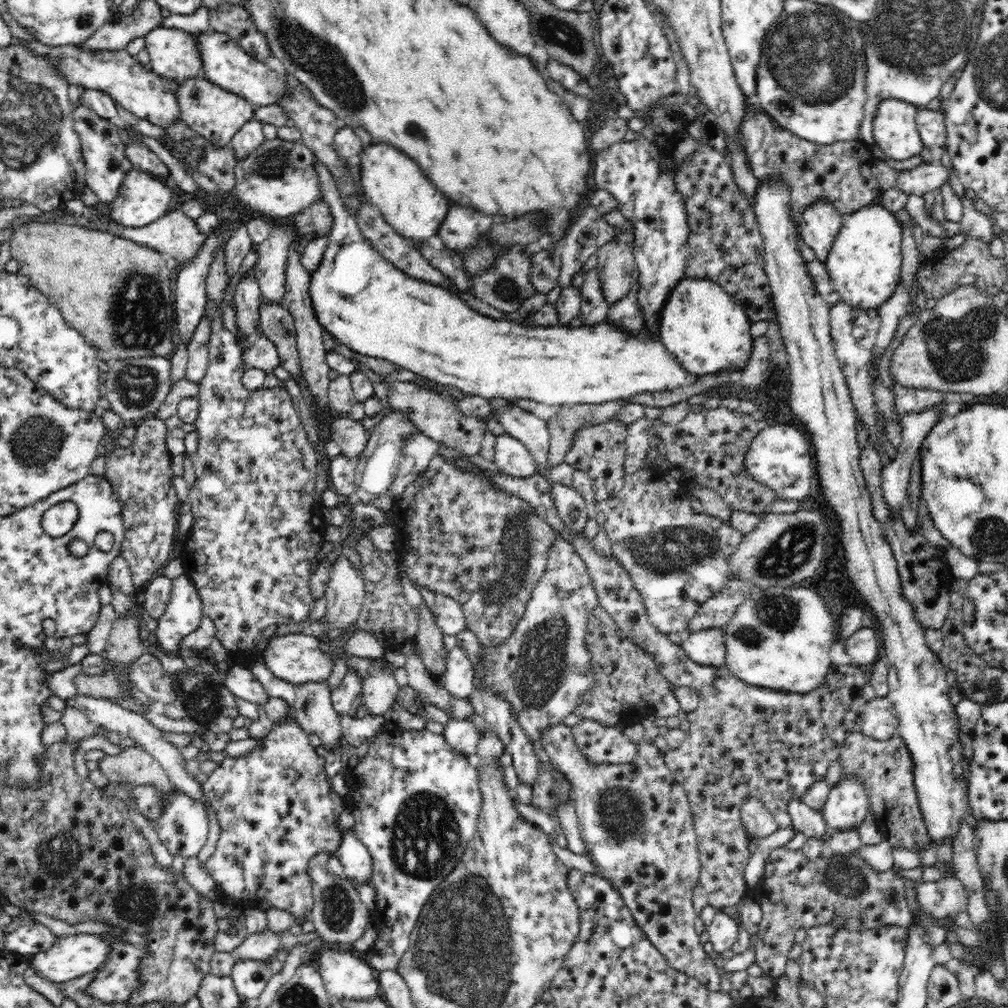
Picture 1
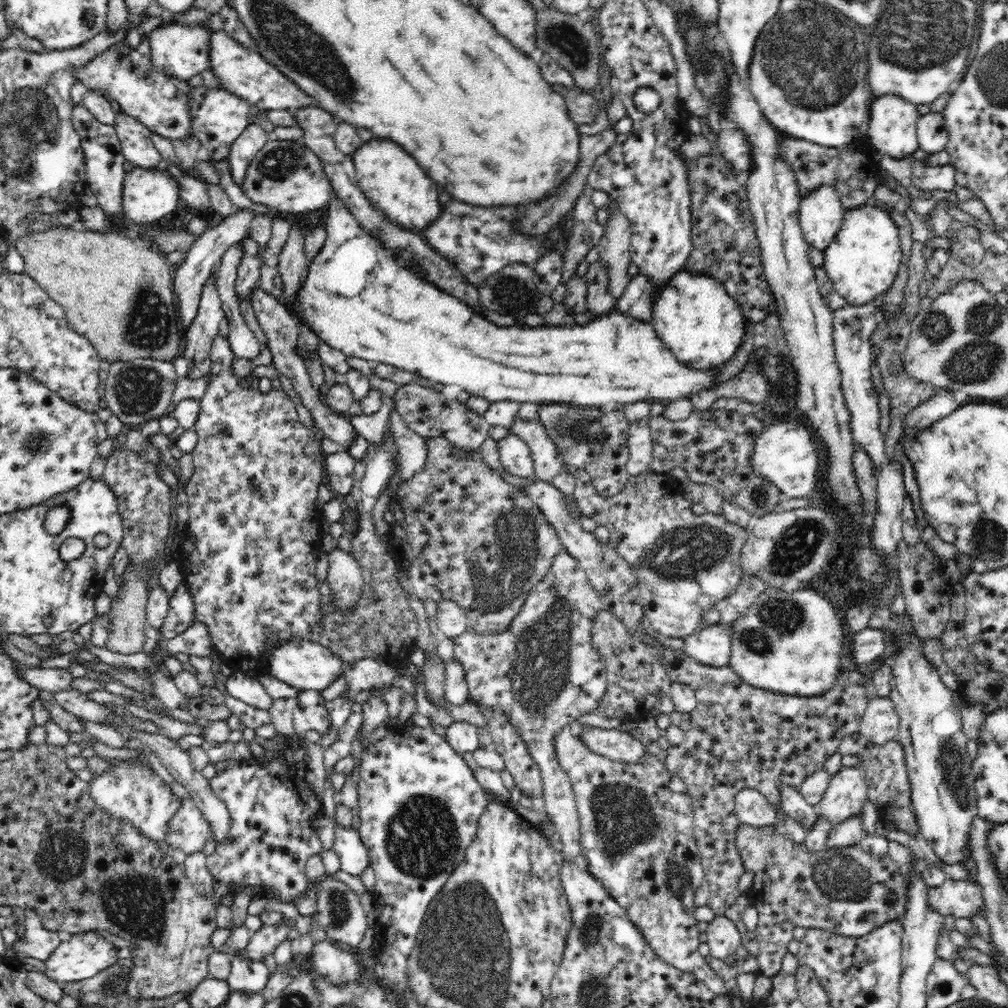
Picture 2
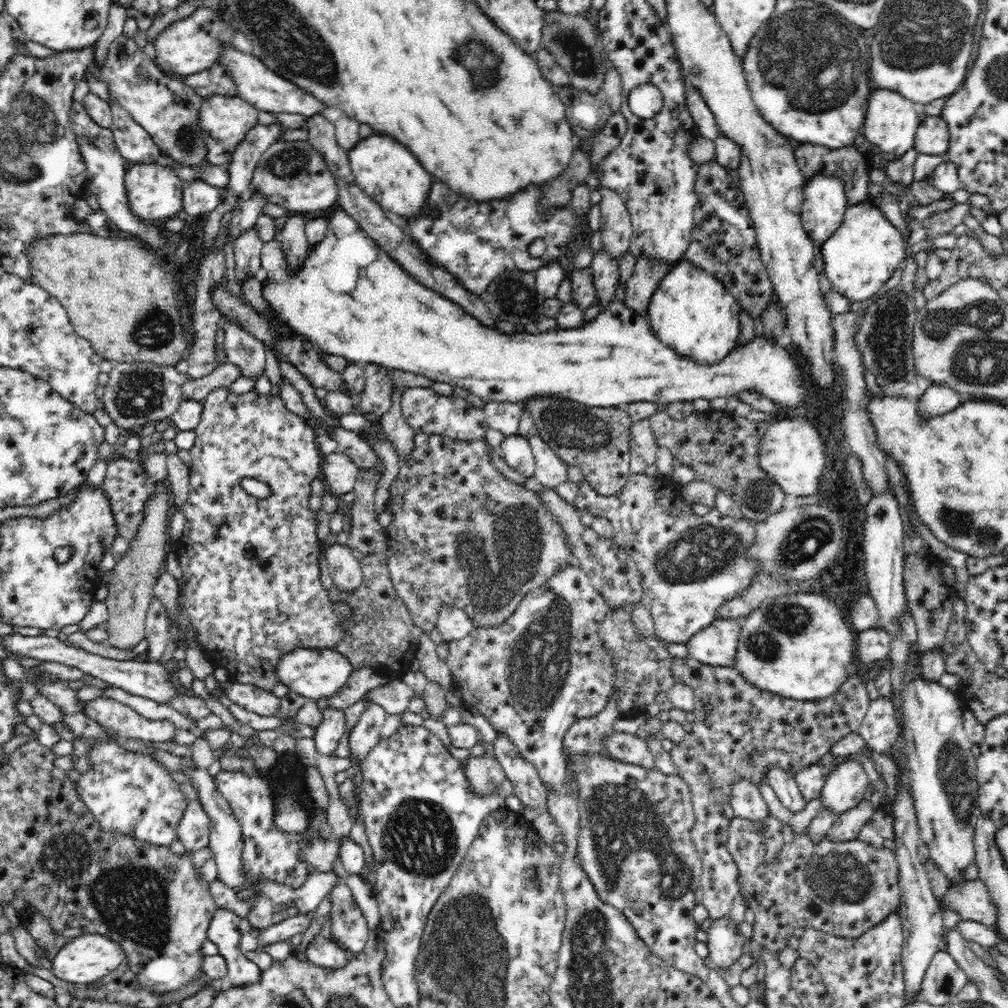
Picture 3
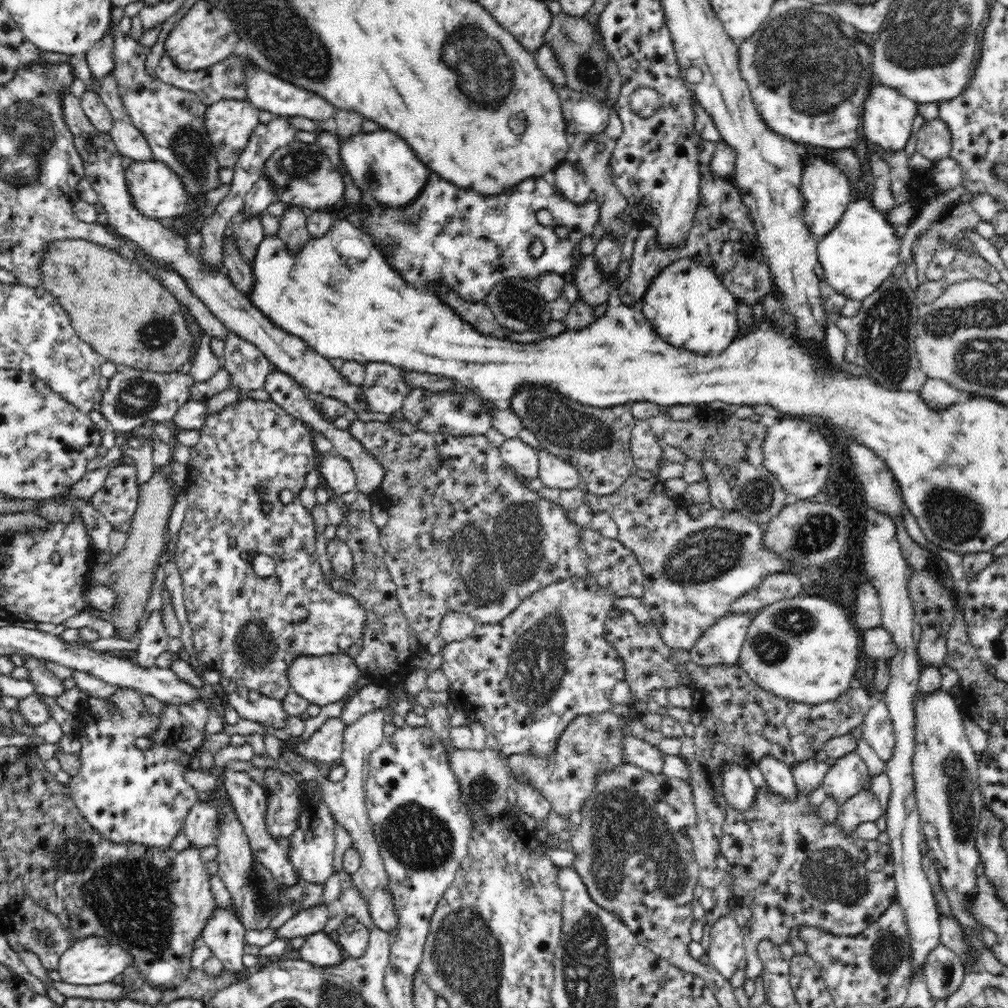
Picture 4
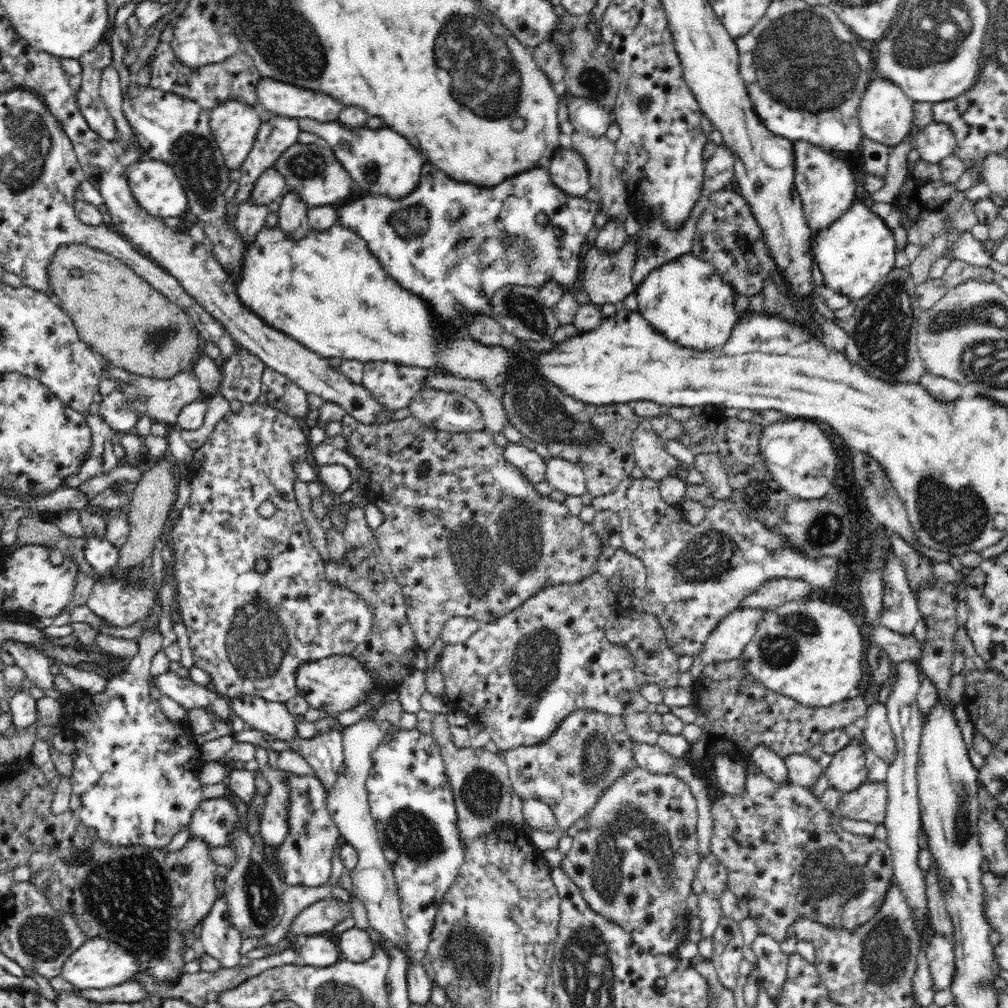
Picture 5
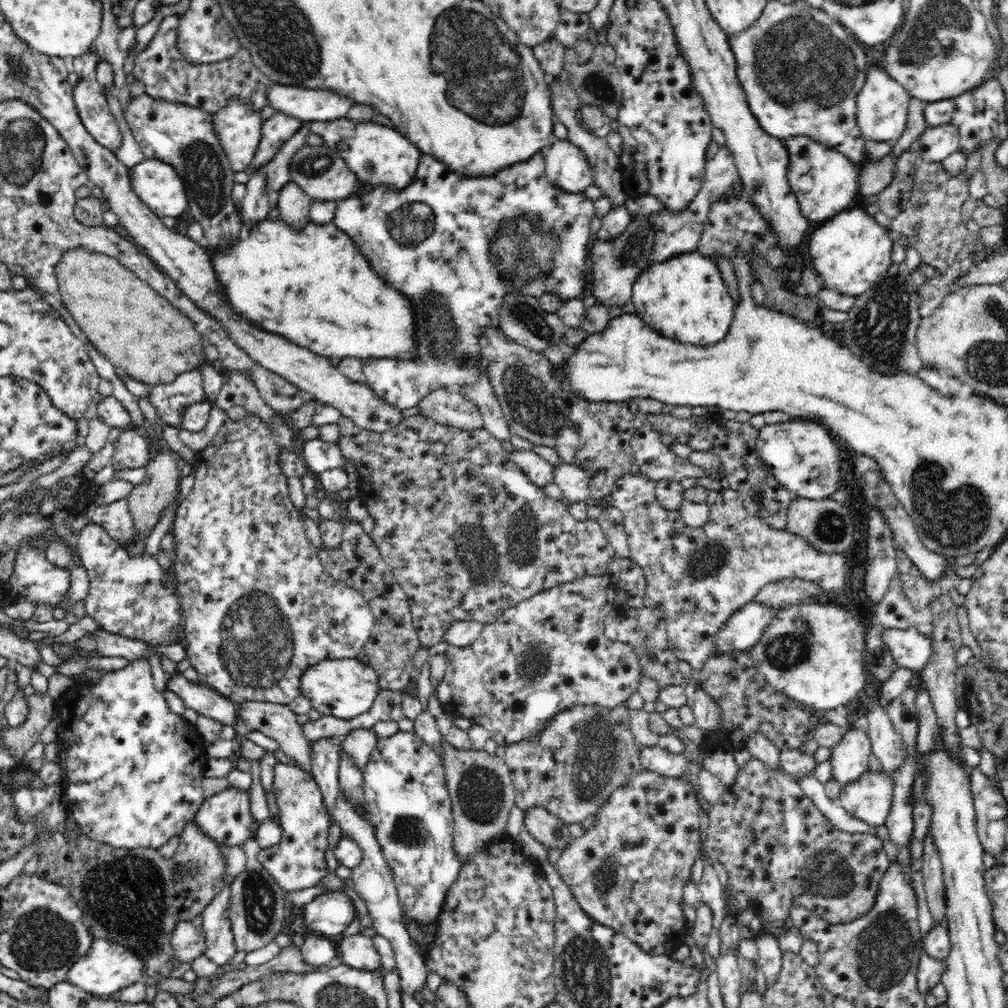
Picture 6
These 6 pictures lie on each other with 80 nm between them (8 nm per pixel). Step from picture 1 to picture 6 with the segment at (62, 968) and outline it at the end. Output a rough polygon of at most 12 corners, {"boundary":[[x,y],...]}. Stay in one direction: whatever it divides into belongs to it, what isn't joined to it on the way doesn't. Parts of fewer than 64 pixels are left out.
{"boundary":[[94,938],[67,980],[107,996],[145,979],[128,947]]}

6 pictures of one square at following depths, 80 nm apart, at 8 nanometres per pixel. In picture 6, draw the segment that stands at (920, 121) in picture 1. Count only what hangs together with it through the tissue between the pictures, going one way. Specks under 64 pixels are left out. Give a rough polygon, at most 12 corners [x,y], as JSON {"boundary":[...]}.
{"boundary":[[952,124],[928,127],[920,136],[924,161],[942,162],[958,150]]}

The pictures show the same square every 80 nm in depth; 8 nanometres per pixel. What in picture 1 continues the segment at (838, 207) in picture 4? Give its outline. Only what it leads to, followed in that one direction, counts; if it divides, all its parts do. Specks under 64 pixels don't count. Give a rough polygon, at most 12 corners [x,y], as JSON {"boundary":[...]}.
{"boundary":[[827,198],[803,209],[800,235],[826,260],[842,224]]}

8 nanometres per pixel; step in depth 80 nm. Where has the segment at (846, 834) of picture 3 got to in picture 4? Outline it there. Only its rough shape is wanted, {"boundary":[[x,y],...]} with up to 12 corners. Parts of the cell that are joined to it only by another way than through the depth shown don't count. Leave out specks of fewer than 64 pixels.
{"boundary":[[871,788],[839,805],[836,823],[853,834],[863,822],[884,816]]}

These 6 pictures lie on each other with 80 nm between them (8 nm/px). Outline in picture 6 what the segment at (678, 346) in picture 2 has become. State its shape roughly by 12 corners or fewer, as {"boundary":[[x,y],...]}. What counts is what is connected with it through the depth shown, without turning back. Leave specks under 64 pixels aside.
{"boundary":[[697,250],[632,284],[653,331],[700,346],[724,338],[737,304]]}

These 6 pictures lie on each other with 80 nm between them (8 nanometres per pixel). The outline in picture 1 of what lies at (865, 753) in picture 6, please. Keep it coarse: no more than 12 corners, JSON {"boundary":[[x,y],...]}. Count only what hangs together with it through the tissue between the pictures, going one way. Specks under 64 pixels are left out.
{"boundary":[[857,776],[830,788],[821,813],[829,830],[860,826],[868,793]]}

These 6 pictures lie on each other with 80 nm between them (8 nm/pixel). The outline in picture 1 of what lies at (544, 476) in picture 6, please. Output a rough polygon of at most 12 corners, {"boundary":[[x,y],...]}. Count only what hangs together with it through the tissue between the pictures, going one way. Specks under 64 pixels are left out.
{"boundary":[[508,433],[496,437],[493,462],[511,477],[535,473],[525,444]]}

